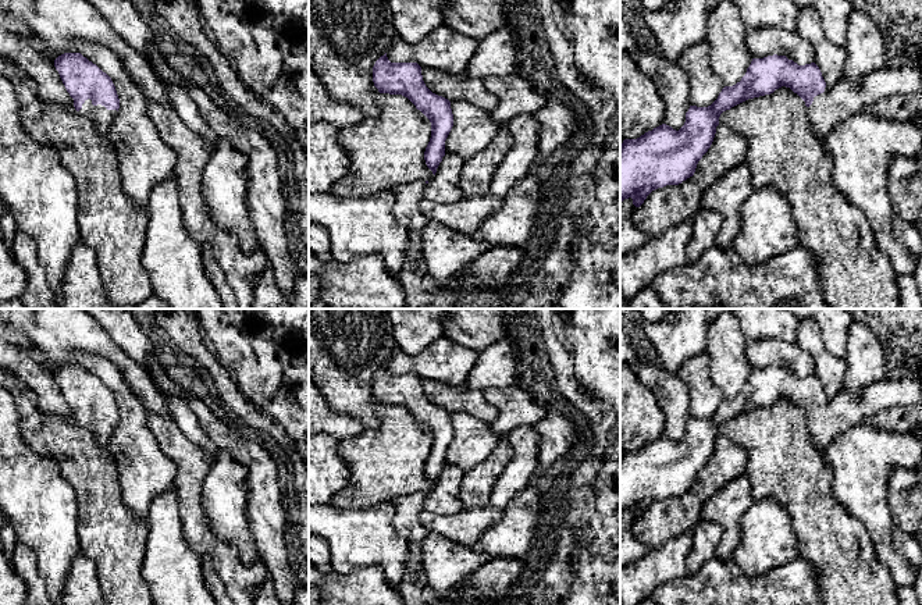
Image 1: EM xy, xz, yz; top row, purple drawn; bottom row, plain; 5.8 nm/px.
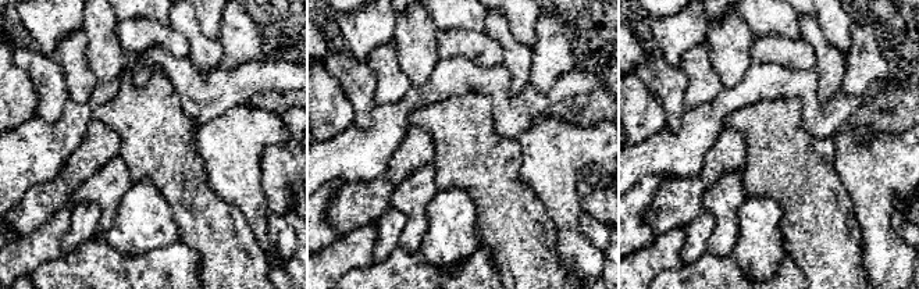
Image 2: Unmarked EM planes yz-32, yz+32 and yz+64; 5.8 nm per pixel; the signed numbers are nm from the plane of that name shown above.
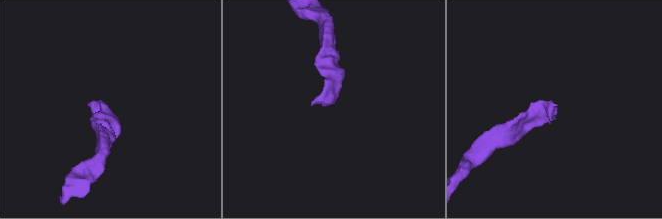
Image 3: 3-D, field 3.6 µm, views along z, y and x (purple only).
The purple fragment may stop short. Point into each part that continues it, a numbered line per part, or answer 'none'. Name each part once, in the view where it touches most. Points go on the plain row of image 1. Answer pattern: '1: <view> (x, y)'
1: xy (102, 429)

